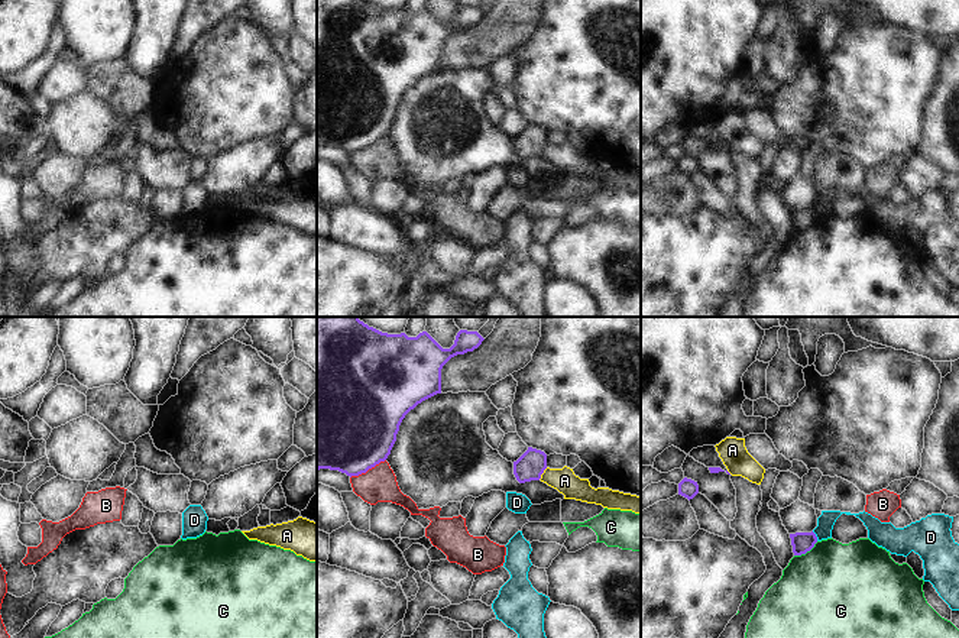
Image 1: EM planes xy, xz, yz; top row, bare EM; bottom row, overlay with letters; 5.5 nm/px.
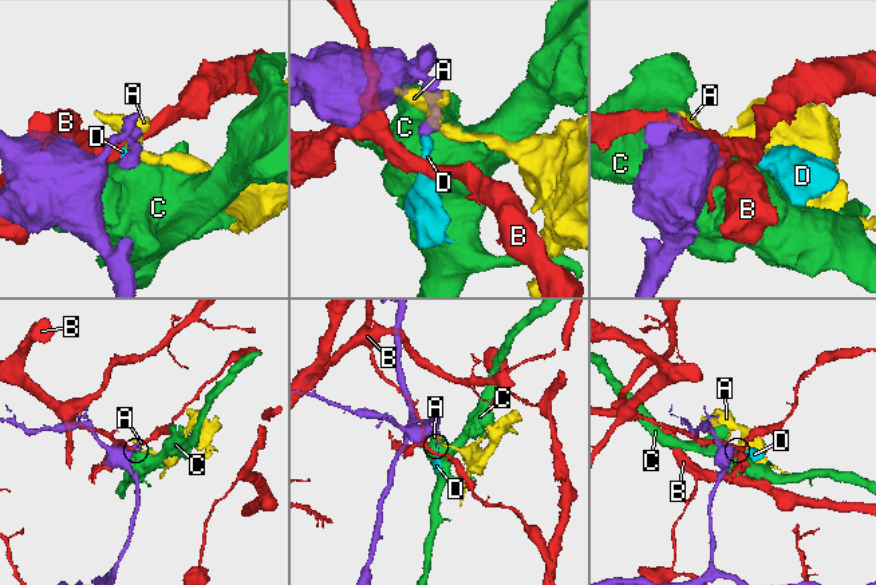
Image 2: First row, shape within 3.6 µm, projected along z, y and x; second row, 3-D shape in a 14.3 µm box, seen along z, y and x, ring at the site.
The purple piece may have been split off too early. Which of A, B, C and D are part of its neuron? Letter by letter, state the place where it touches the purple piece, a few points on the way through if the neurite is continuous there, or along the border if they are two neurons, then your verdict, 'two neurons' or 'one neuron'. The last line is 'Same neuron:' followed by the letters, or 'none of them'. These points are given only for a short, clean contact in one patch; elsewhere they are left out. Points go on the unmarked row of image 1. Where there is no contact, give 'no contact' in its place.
A: contact xz (543, 148); two neurons
B: contact xz (368, 145); two neurons
C: contact yz (806, 227); two neurons
D: contact yz (815, 211); border yz (812, 207), (817, 216); two neurons
Same neuron: none of them

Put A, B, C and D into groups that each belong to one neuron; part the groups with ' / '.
A / B / C / D

